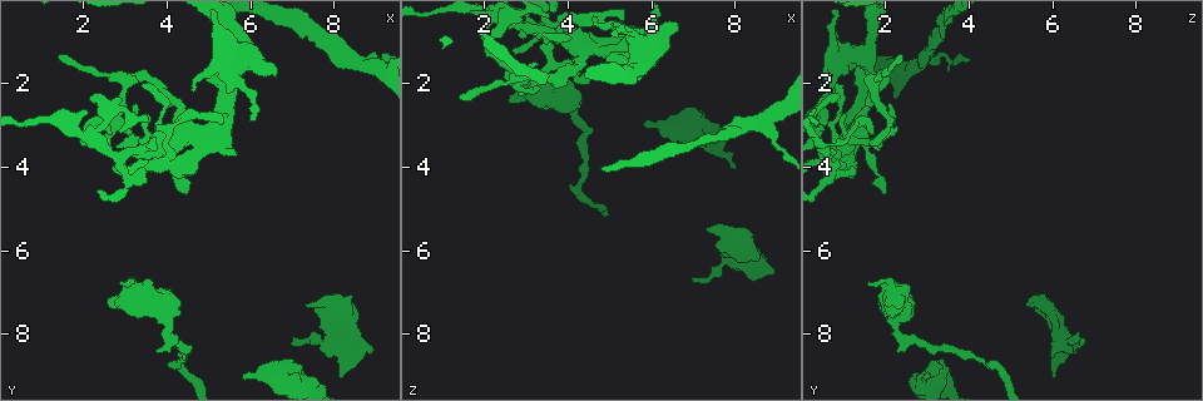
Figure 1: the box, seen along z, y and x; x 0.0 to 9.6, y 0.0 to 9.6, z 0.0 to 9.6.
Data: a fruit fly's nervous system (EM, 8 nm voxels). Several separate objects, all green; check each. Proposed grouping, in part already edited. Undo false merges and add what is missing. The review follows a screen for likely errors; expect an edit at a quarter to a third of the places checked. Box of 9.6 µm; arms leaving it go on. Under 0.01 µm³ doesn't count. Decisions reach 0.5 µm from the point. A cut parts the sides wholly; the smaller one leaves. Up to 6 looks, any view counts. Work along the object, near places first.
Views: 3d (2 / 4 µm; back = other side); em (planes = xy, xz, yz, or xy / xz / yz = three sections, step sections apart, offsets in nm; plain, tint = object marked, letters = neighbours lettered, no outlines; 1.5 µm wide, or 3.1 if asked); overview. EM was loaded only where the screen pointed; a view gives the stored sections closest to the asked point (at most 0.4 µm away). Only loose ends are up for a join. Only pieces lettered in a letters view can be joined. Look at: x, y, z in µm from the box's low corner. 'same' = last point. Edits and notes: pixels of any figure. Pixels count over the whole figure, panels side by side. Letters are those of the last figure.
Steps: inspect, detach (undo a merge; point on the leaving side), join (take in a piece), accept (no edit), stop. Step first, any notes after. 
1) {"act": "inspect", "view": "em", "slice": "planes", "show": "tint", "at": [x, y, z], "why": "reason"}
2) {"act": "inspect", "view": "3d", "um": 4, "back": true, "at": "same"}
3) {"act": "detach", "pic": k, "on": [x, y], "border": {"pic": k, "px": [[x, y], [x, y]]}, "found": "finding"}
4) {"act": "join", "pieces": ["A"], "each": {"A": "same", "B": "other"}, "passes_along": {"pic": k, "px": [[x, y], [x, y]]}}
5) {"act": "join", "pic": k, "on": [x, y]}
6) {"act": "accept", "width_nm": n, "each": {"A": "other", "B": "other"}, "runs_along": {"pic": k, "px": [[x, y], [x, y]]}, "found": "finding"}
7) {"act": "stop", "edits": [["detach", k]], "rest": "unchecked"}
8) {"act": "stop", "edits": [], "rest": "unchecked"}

{"act": "inspect", "view": "em", "slice": "planes", "show": "letters", "at": [5.80, 9.05, 3.00], "why": "an open end"}

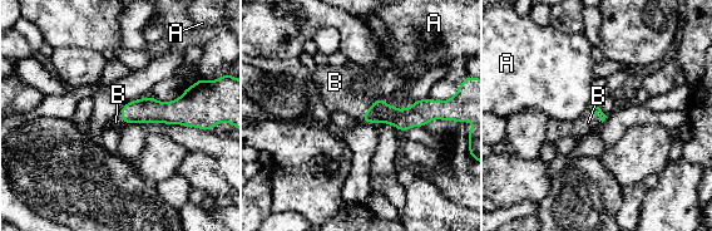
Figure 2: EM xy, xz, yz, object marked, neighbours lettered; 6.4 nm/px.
{"act": "join", "pieces": ["B"], "each": {"A": "other", "B": "same"}, "found": "the neuron continues"}

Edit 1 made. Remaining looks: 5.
{"act": "inspect", "view": "em", "slice": "xy", "step": 8, "show": "tint", "at": [2.85, 6.70, 1.65], "why": "free end"}

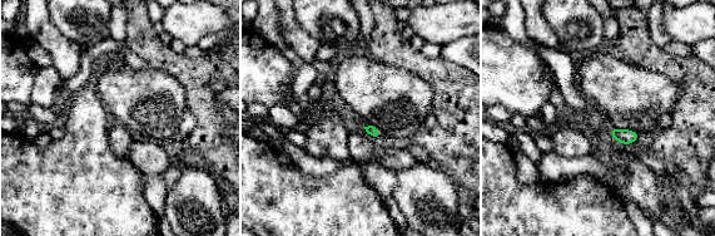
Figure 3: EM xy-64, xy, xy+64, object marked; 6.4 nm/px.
{"act": "inspect", "view": "em", "slice": "planes", "show": "letters", "at": "same"}

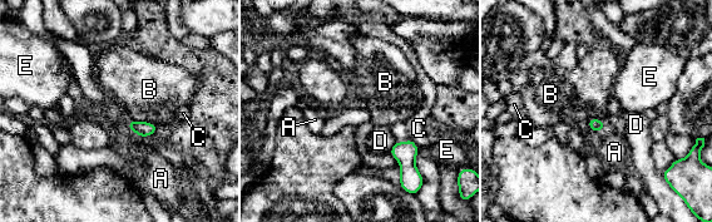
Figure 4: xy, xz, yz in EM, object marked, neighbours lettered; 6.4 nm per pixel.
{"act": "accept", "each": {"A": "other", "B": "other", "C": "other", "D": "other", "E": "other"}, "border": {"pic": 4, "px": [[130, 119], [159, 126]]}, "found": "none of them fits"}

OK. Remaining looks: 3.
{"act": "stop", "edits": [["join", 2]], "rest": "unchecked"}

